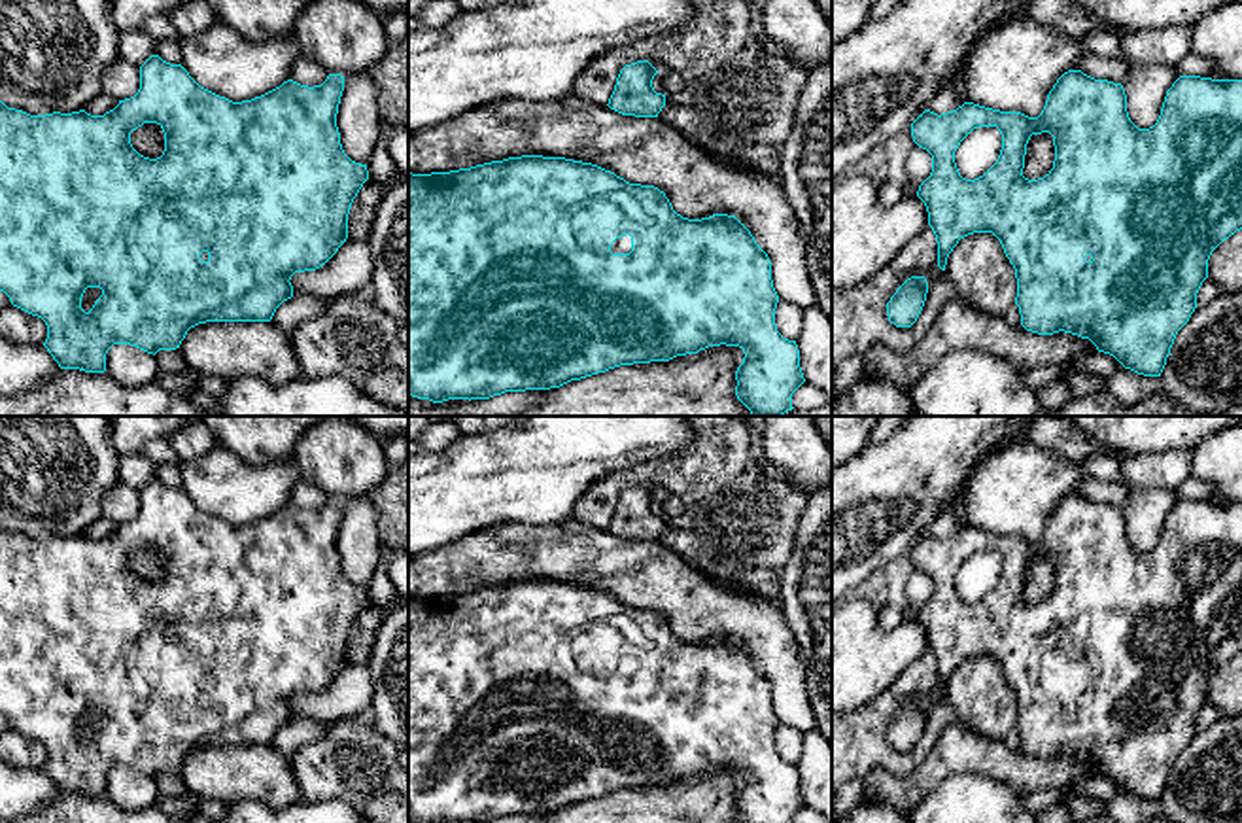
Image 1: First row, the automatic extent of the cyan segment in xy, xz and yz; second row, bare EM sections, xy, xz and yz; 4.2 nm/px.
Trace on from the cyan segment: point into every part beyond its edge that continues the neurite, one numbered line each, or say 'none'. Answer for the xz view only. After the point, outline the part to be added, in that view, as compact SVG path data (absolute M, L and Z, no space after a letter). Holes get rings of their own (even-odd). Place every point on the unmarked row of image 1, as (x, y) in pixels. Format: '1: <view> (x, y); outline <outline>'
1: xz (622, 668); outline M626 658L622 662L616 662L611 670L612 677L630 677L631 675L631 660Z

